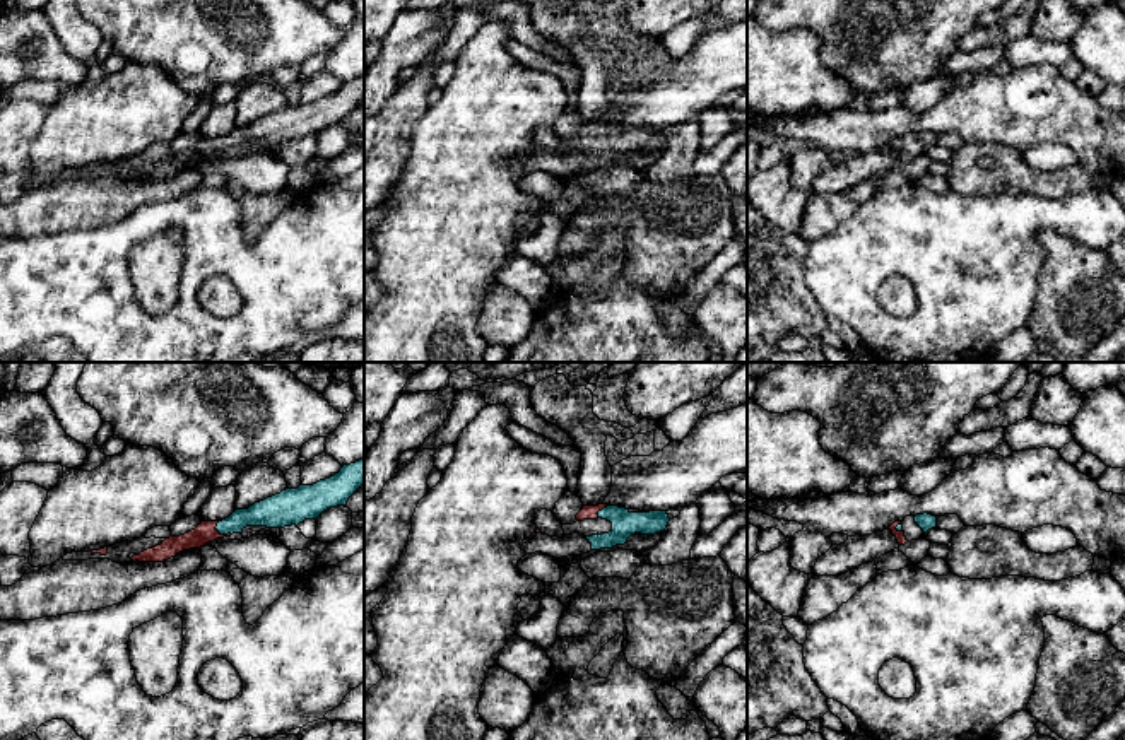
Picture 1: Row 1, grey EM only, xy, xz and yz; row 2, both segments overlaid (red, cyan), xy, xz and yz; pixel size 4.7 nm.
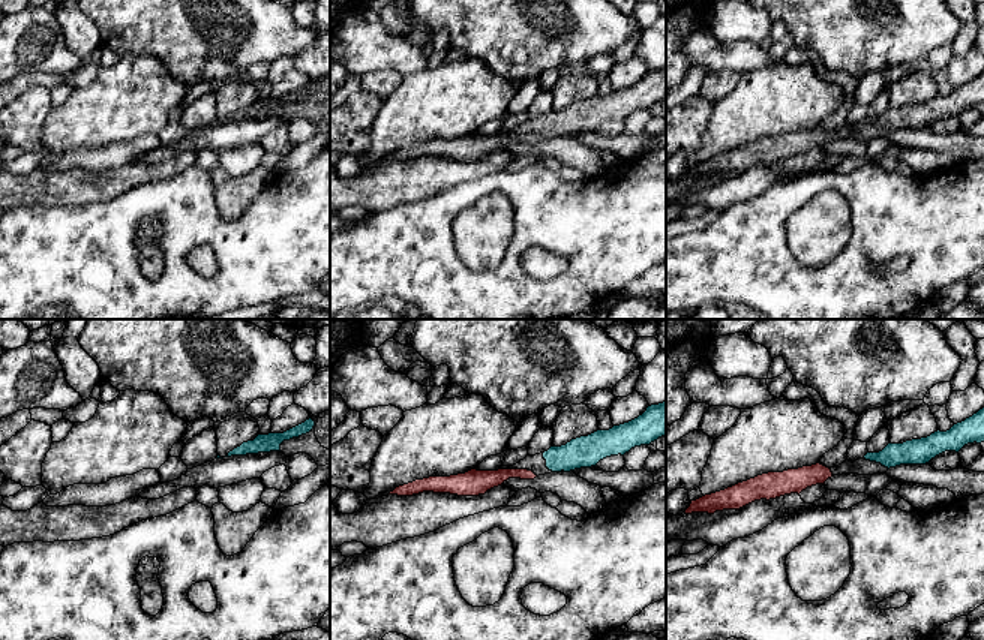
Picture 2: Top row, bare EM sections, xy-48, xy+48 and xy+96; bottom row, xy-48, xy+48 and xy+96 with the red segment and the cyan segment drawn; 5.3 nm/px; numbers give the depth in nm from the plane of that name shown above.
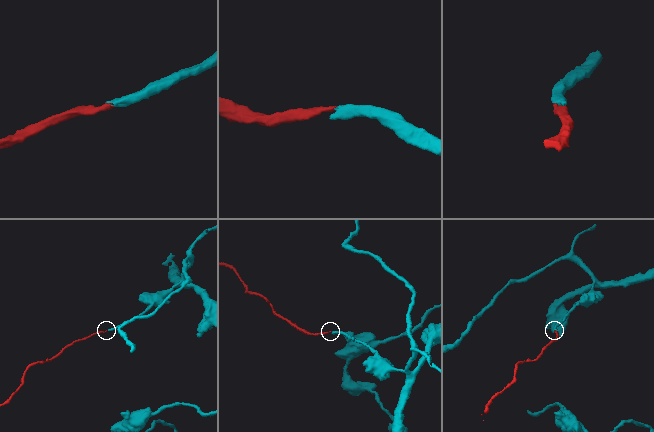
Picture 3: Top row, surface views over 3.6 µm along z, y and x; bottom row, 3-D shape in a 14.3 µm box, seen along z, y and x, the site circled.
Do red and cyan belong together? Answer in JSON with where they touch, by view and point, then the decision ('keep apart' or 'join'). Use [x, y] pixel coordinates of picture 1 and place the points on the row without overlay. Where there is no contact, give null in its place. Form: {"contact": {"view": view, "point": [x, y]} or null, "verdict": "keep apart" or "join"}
{"contact": {"view": "xy", "point": [219, 151]}, "verdict": "join"}

